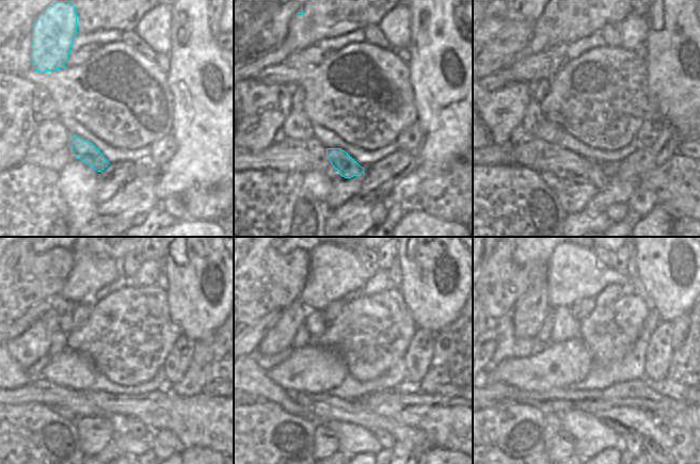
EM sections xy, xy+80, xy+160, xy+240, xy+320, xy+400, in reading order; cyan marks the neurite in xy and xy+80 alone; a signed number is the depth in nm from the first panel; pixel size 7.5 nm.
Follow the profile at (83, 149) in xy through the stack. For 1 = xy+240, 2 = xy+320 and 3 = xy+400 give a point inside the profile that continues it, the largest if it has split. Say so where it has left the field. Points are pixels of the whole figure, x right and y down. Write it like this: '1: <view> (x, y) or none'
1: xy+240 (138, 429)
2: xy+320 (386, 440)
3: xy+400 (632, 444)

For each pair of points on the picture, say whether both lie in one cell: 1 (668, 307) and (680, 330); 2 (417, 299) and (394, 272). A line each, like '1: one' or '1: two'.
1: two
2: two

